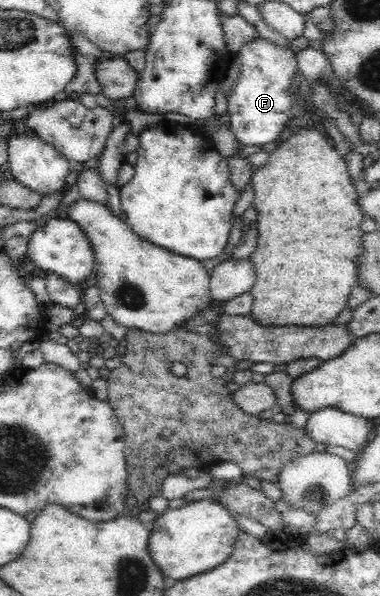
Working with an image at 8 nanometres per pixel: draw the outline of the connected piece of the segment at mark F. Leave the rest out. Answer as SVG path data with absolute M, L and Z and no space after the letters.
M259 38L243 44L236 54L240 74L235 86L226 96L228 128L241 145L261 147L273 143L279 138L287 122L308 108L303 99L295 97L293 89L293 78L300 71L295 53Z

